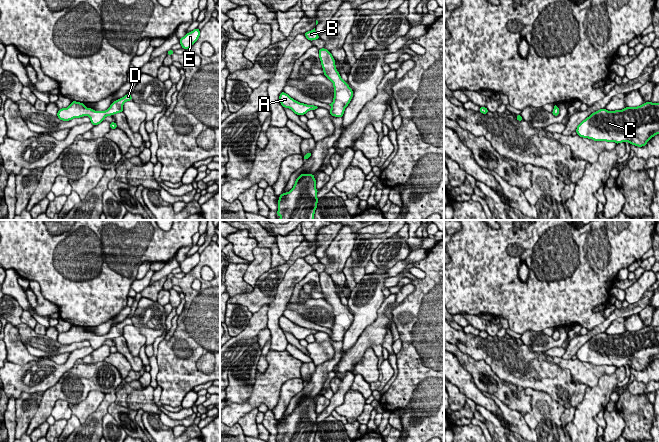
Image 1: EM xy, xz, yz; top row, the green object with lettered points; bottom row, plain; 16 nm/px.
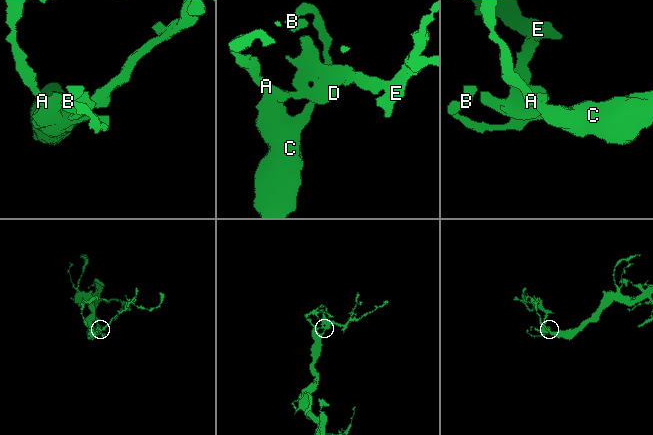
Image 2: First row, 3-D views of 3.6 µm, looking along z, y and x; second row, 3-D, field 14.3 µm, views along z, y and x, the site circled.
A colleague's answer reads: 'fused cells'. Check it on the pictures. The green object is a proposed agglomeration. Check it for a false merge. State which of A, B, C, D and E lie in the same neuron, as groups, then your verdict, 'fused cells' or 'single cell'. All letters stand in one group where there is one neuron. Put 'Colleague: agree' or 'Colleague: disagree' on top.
Colleague: disagree
groups A B C D E; single cell

